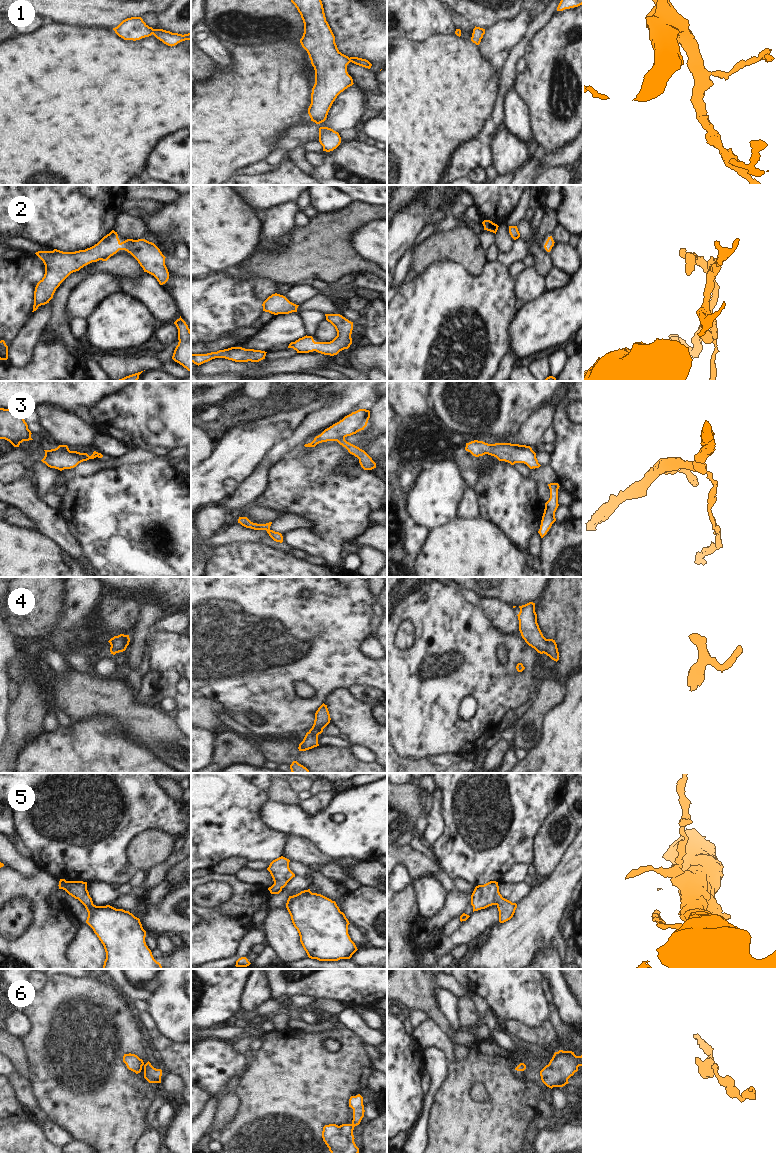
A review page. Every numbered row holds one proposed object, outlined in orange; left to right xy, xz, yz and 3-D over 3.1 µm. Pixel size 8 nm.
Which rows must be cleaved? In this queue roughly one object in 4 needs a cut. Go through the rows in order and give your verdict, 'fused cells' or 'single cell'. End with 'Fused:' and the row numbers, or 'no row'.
1: single cell
2: single cell
3: single cell
4: single cell
5: single cell
6: single cell
Fused: no row

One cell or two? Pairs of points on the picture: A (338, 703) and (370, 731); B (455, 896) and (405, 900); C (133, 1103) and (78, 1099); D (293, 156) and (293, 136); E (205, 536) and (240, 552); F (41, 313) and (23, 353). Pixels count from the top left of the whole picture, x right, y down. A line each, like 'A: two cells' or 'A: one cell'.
A: one cell
B: two cells
C: one cell
D: two cells
E: two cells
F: one cell

